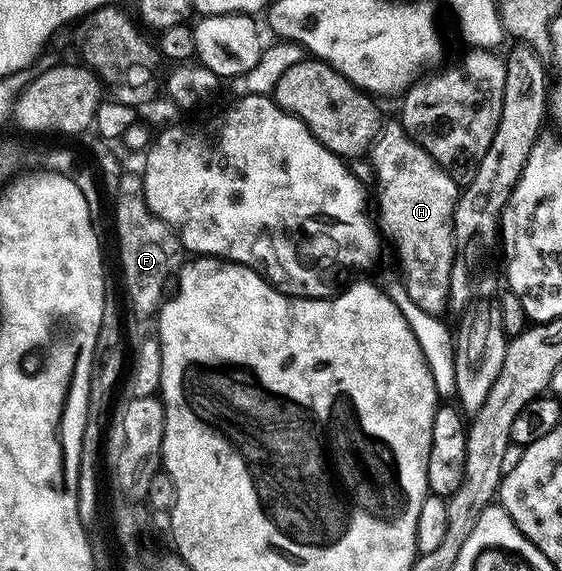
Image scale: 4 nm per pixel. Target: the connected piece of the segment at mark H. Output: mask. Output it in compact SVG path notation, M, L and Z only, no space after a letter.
M400 122L394 124L386 123L381 131L377 133L377 139L373 142L371 149L371 161L376 176L375 191L377 190L377 212L375 208L375 223L379 229L380 235L387 243L393 247L393 252L397 255L397 264L401 267L399 273L400 279L405 285L407 294L411 294L411 302L415 302L415 306L419 306L419 310L427 310L427 314L432 316L441 316L449 306L449 291L451 290L451 266L453 259L457 256L457 242L453 234L453 215L455 214L455 206L457 205L457 197L459 195L459 185L445 173L441 167L435 162L435 158L431 158L431 154L427 154L427 150L417 143L408 132L405 131L404 125Z

